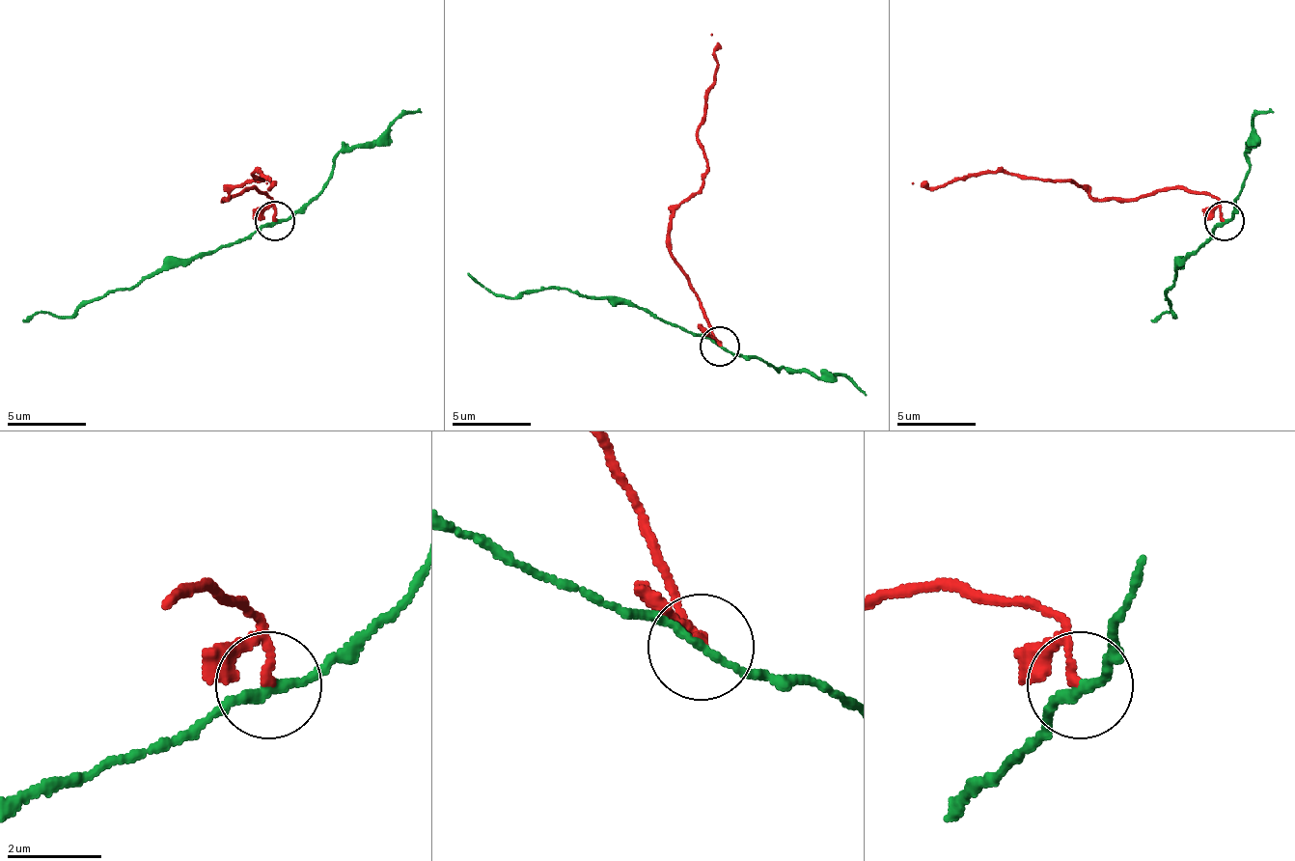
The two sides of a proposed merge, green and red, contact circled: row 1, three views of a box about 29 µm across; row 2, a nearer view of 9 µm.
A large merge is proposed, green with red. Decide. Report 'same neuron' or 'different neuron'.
different neuron

